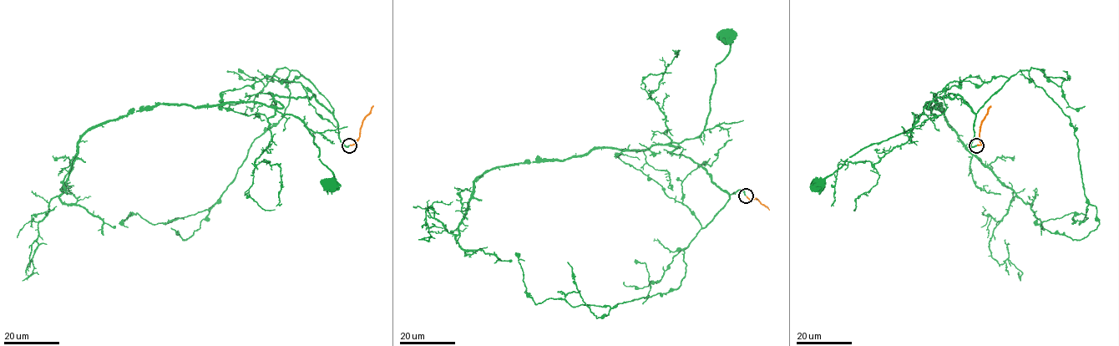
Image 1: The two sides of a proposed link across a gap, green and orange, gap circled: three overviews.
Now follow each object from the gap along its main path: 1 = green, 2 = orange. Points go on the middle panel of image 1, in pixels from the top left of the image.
1: (745, 195), (670, 152), (704, 130), (715, 66), (730, 51), (724, 35)
2: (746, 196), (749, 200), (756, 199), (769, 210)

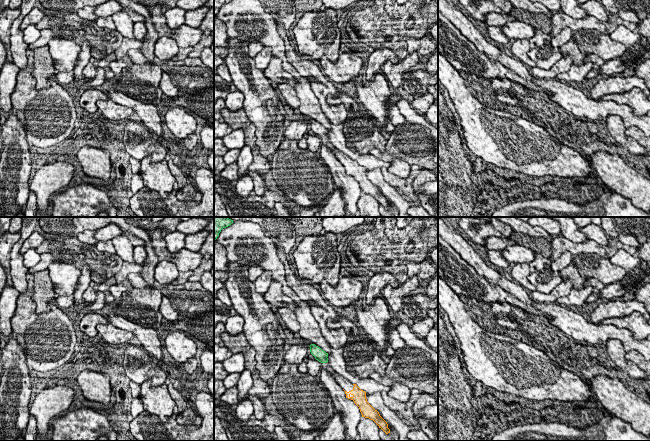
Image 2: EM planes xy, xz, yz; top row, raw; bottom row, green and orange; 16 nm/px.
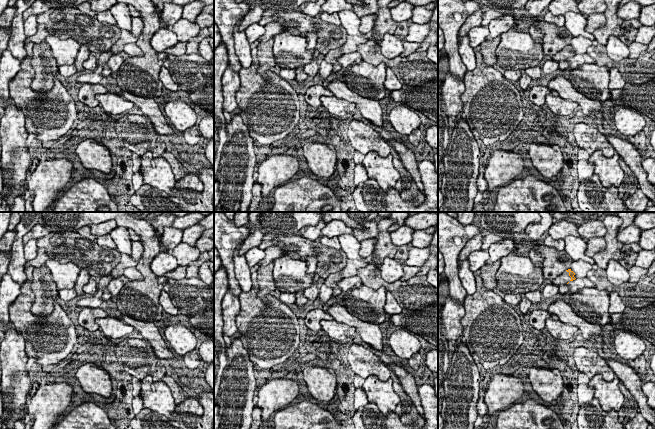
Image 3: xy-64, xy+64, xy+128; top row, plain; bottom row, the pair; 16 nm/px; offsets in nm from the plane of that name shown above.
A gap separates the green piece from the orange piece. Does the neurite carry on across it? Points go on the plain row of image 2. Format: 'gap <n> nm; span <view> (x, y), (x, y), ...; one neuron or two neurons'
gap 500 nm; span xz (327, 137), (343, 165); one neuron

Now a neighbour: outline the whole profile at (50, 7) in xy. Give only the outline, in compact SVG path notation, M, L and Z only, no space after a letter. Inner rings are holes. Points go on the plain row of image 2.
M38 0L38 9L45 15L76 13L85 6L98 6L109 0Z

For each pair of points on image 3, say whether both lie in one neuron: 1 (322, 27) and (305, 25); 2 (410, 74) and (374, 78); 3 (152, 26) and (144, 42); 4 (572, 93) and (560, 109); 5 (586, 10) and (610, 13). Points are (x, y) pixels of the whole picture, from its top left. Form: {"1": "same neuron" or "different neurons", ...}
{"1": "same neuron", "2": "different neurons", "3": "same neuron", "4": "different neurons", "5": "different neurons"}

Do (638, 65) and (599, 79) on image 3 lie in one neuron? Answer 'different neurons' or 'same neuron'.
different neurons

